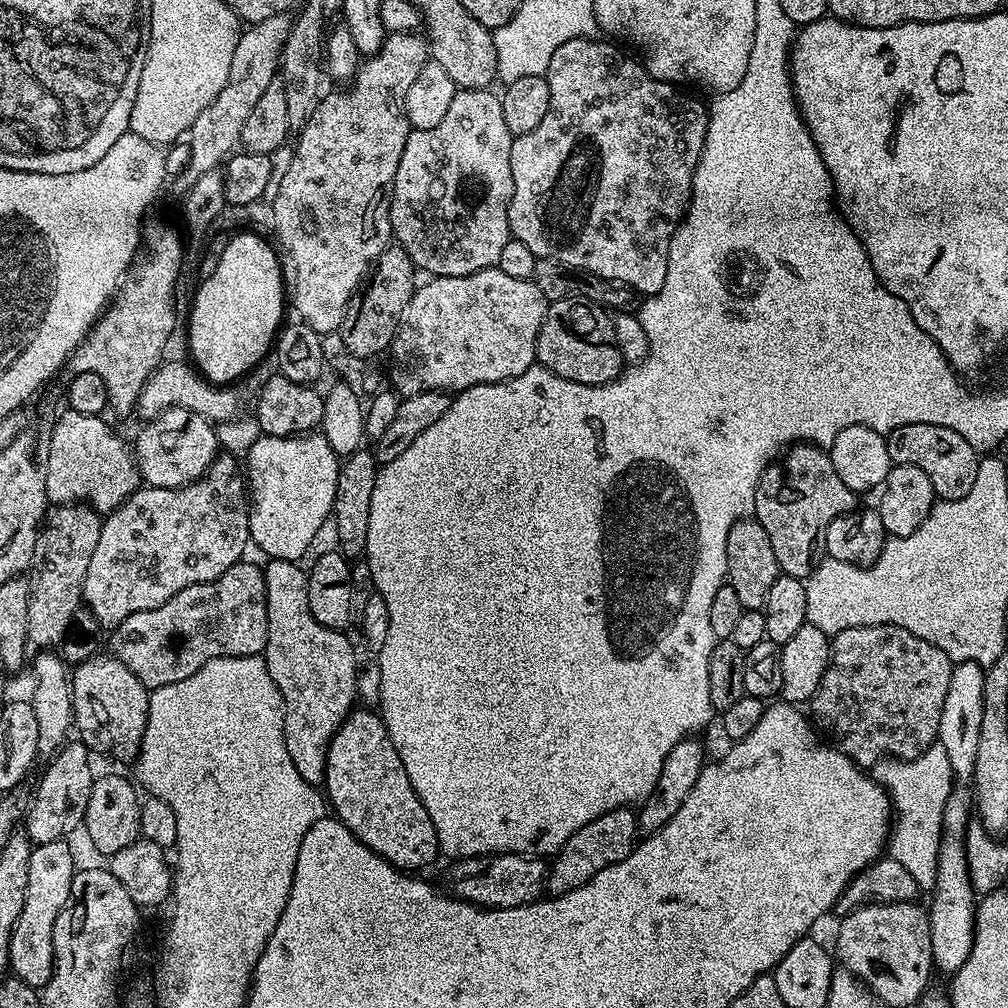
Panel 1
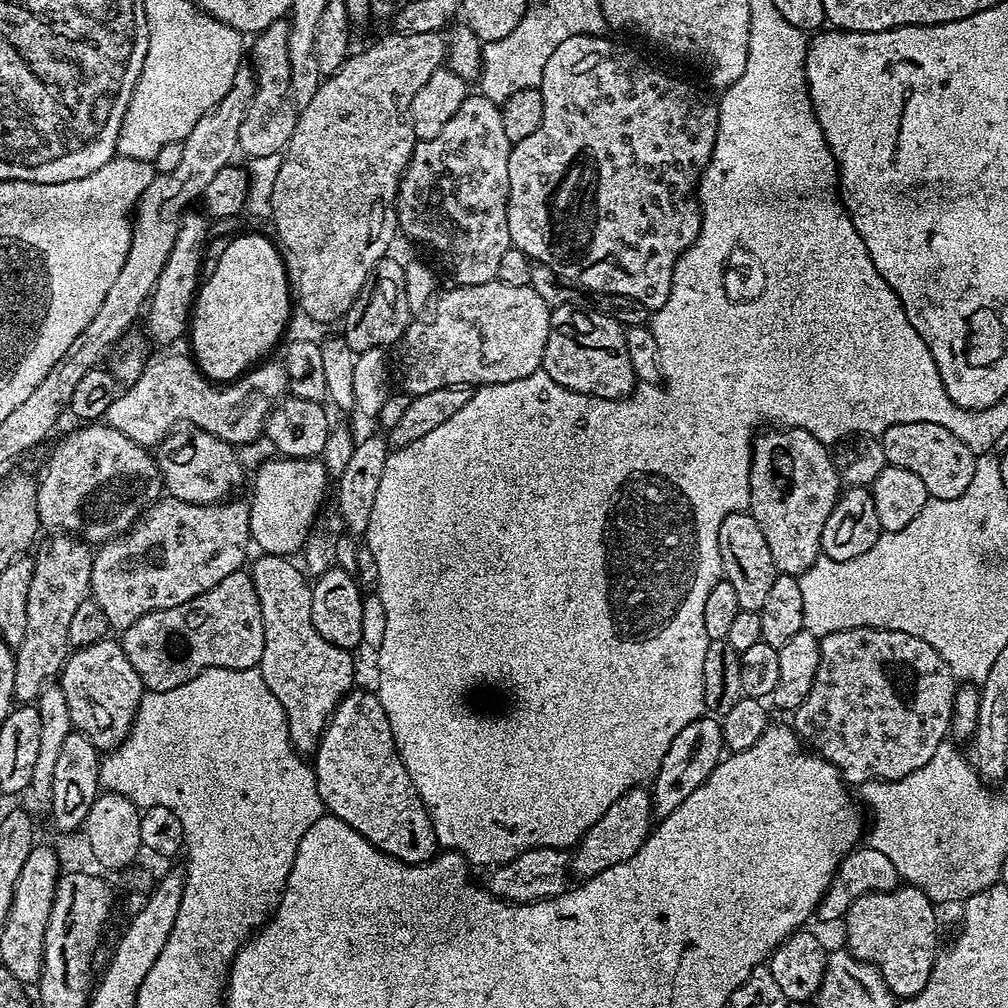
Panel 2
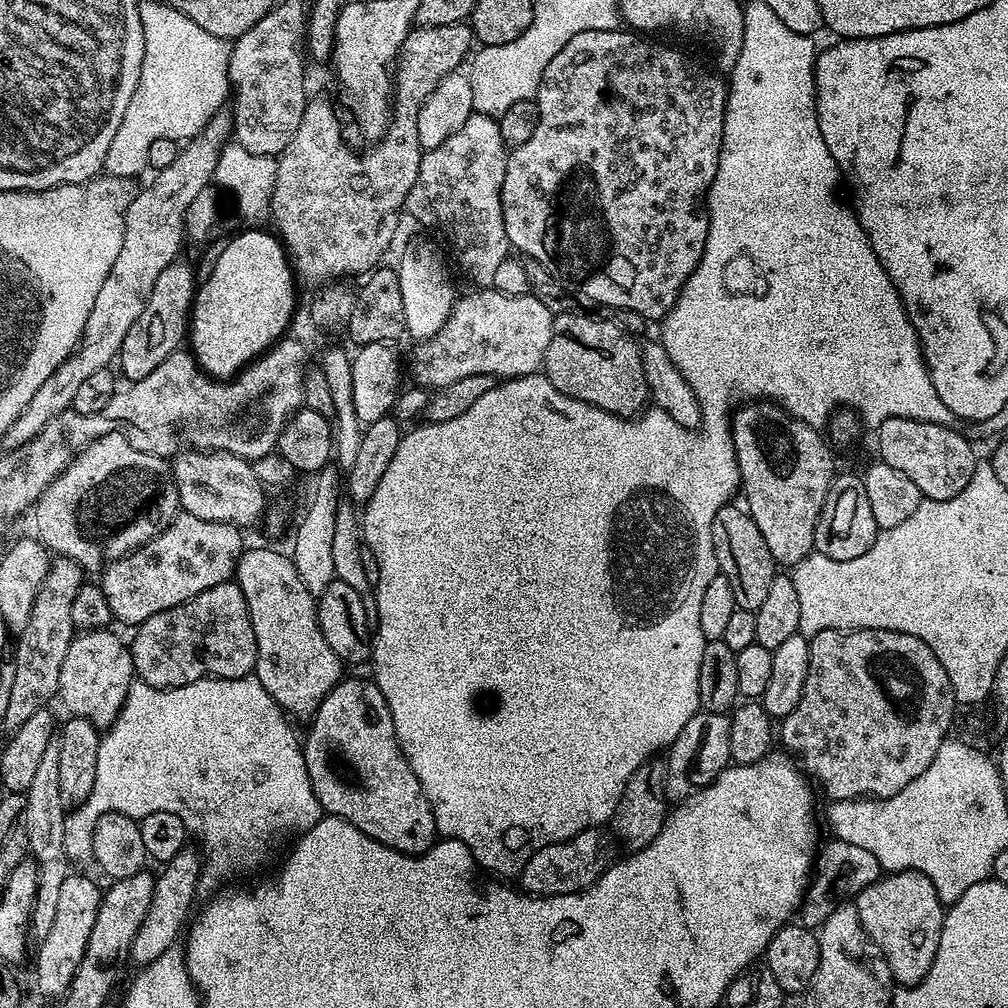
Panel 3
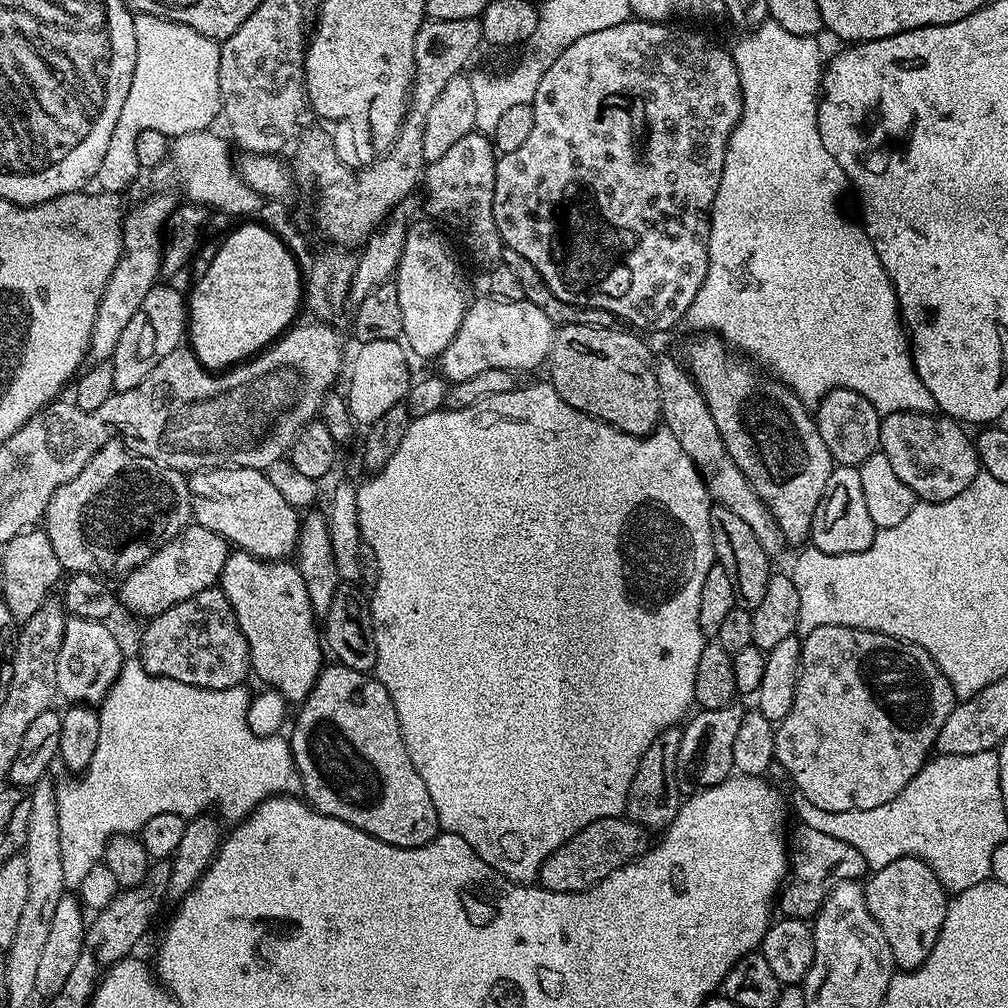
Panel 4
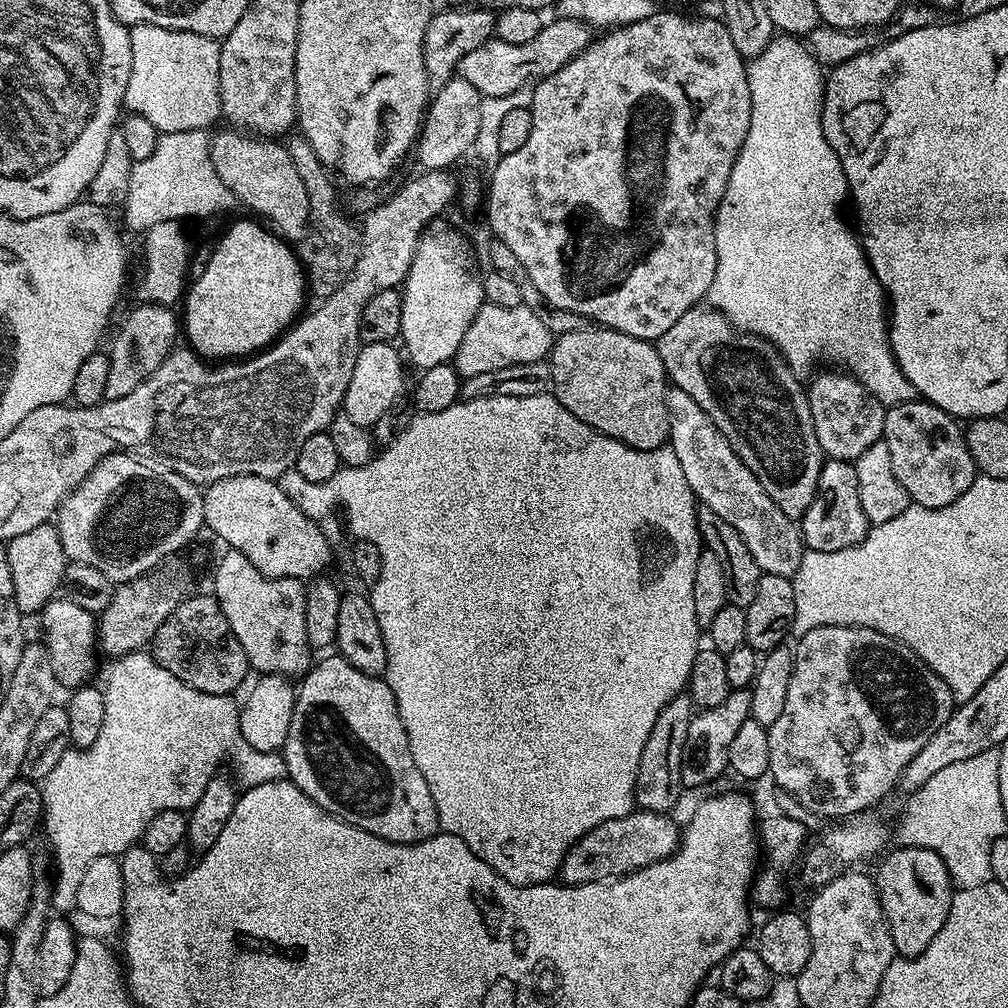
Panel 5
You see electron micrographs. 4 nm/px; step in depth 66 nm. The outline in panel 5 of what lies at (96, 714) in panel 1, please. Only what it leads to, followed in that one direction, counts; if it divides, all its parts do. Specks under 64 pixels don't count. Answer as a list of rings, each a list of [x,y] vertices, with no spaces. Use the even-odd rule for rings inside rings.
[[[54,598],[39,613],[38,620],[44,627],[43,643],[48,649],[50,666],[54,670],[57,681],[68,690],[75,690],[87,685],[88,680],[96,672],[96,656],[98,652],[98,620],[90,610],[82,610],[82,606],[74,606],[67,598]]]

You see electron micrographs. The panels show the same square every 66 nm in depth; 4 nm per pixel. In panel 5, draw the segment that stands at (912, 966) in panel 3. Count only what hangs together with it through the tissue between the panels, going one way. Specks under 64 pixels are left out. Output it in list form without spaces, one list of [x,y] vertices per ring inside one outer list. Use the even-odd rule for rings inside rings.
[[[896,846],[893,849],[892,853],[889,851],[879,861],[879,863],[881,862],[880,869],[874,872],[874,879],[876,892],[880,896],[880,905],[884,911],[894,946],[901,957],[907,958],[922,954],[922,950],[926,950],[926,946],[930,946],[930,942],[934,942],[934,934],[938,934],[938,930],[942,930],[942,926],[946,922],[946,914],[950,914],[954,885],[946,870],[946,862],[942,862],[942,858],[938,858],[938,854],[934,854],[934,850],[903,846]]]

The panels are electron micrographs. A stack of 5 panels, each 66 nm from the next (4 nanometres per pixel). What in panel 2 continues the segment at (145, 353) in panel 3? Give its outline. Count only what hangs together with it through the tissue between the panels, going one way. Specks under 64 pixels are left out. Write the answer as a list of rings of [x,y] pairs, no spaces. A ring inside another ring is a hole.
[[[189,210],[184,213],[184,217],[182,218],[182,222],[178,226],[178,238],[174,238],[174,250],[170,250],[170,258],[166,258],[166,266],[162,266],[162,274],[158,274],[158,282],[154,286],[154,290],[152,291],[152,295],[150,297],[150,301],[147,303],[146,306],[146,316],[148,314],[148,332],[147,335],[150,337],[152,335],[152,340],[156,344],[172,344],[175,342],[176,339],[179,338],[180,335],[185,335],[186,329],[189,327],[190,324],[190,317],[192,314],[193,307],[196,302],[196,294],[197,291],[202,283],[202,277],[200,275],[200,267],[202,266],[202,262],[204,261],[204,252],[208,248],[208,242],[210,239],[210,231],[208,232],[208,224],[210,225],[210,220],[207,215],[203,211],[200,210]]]

